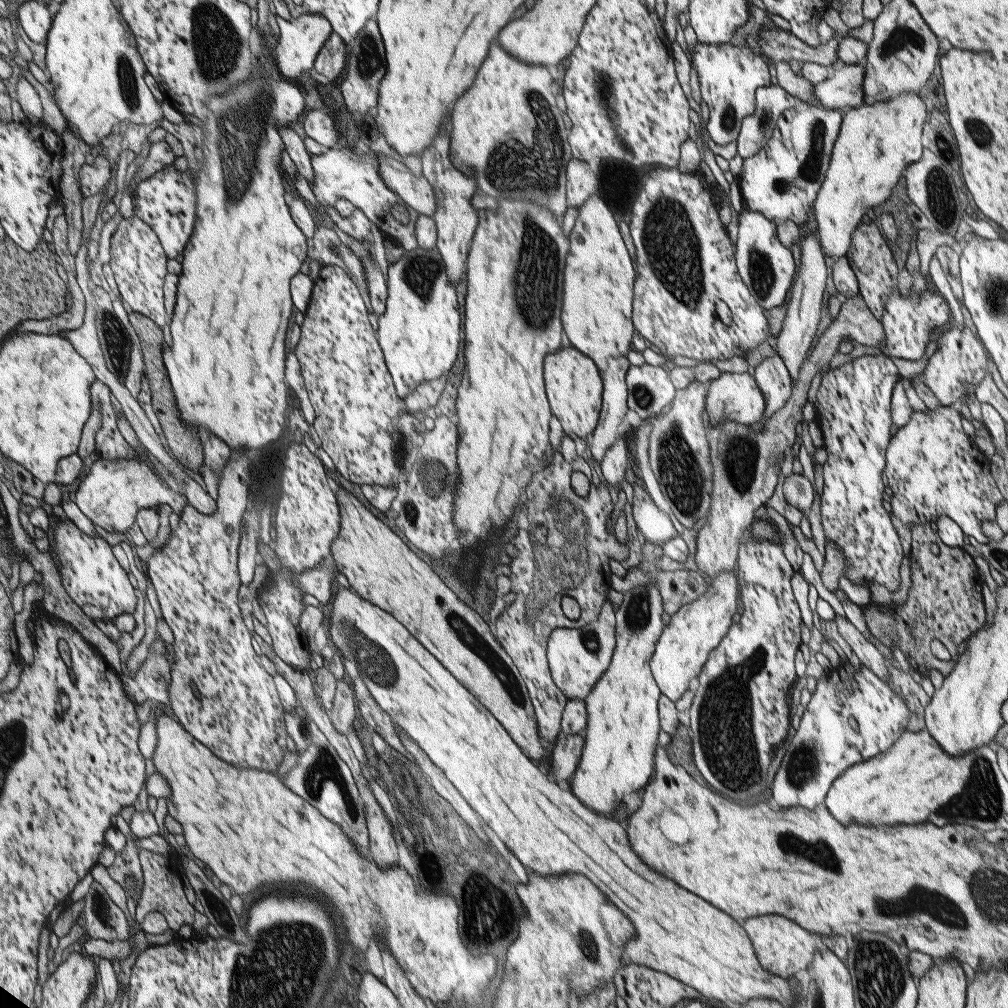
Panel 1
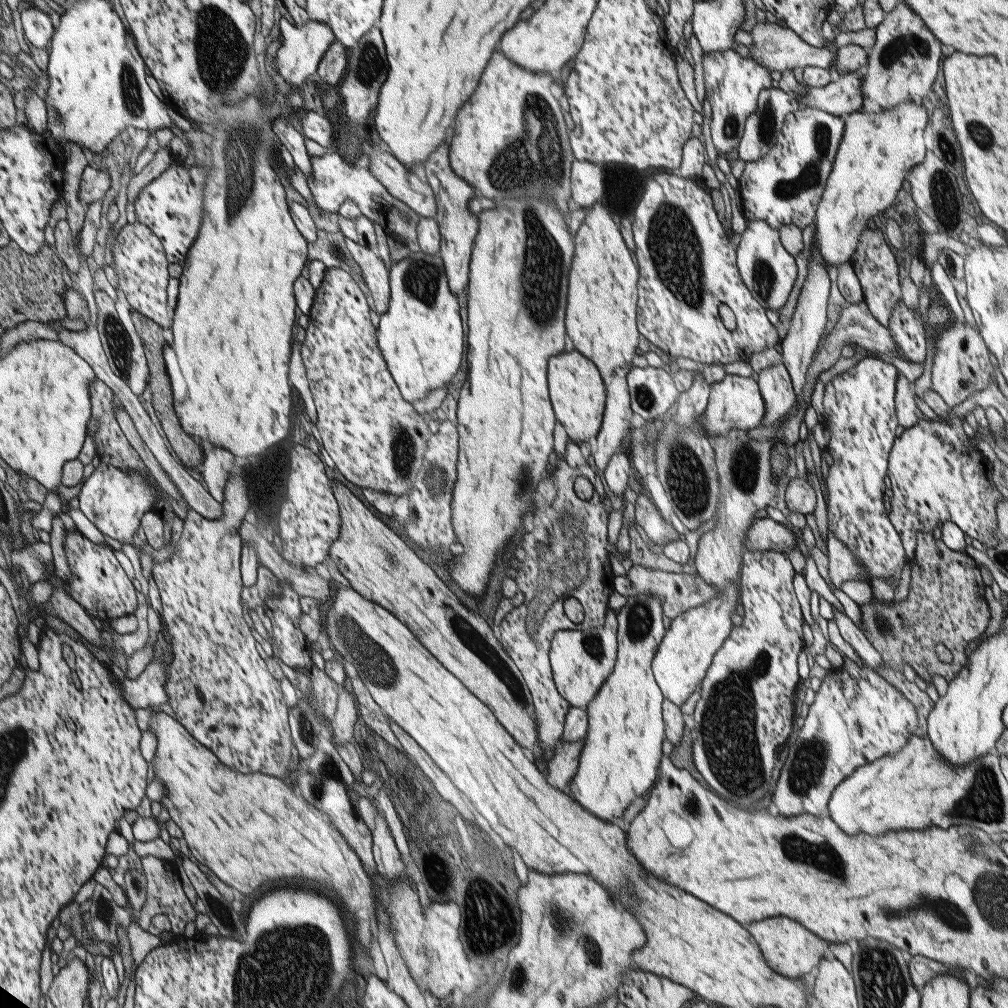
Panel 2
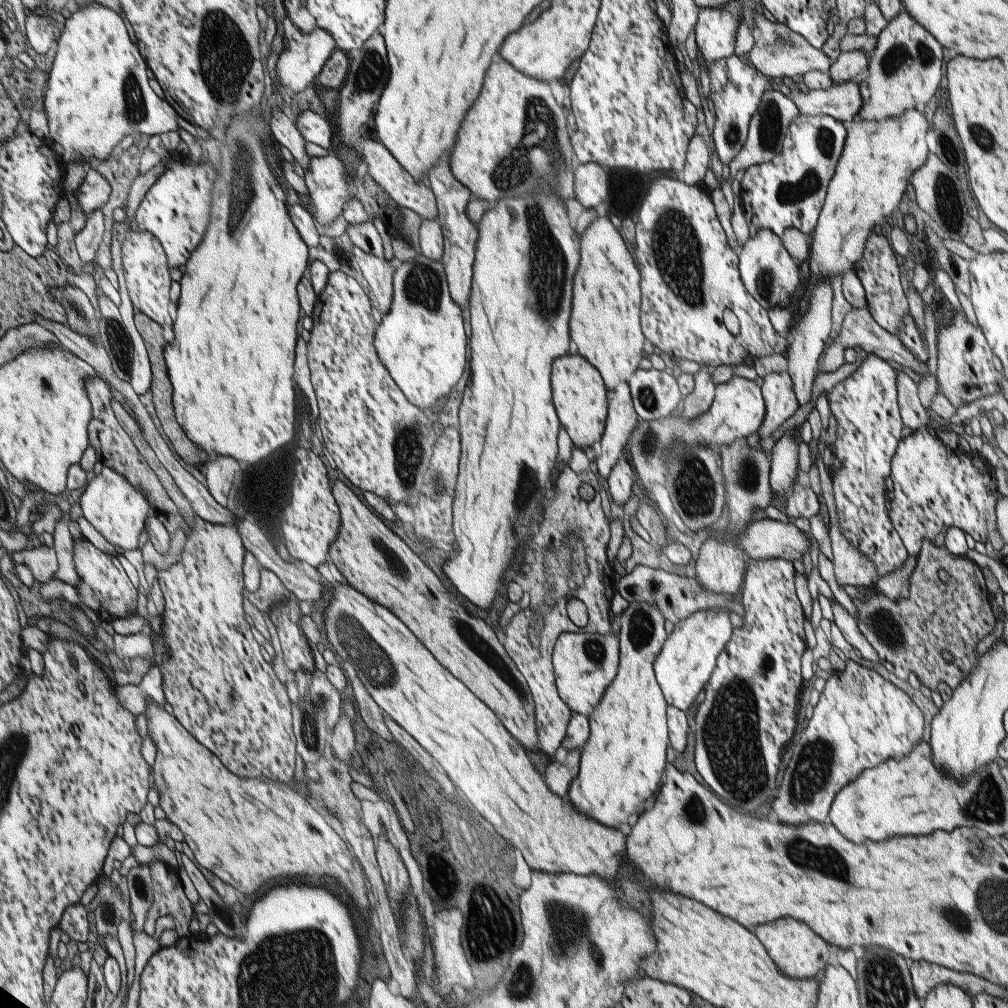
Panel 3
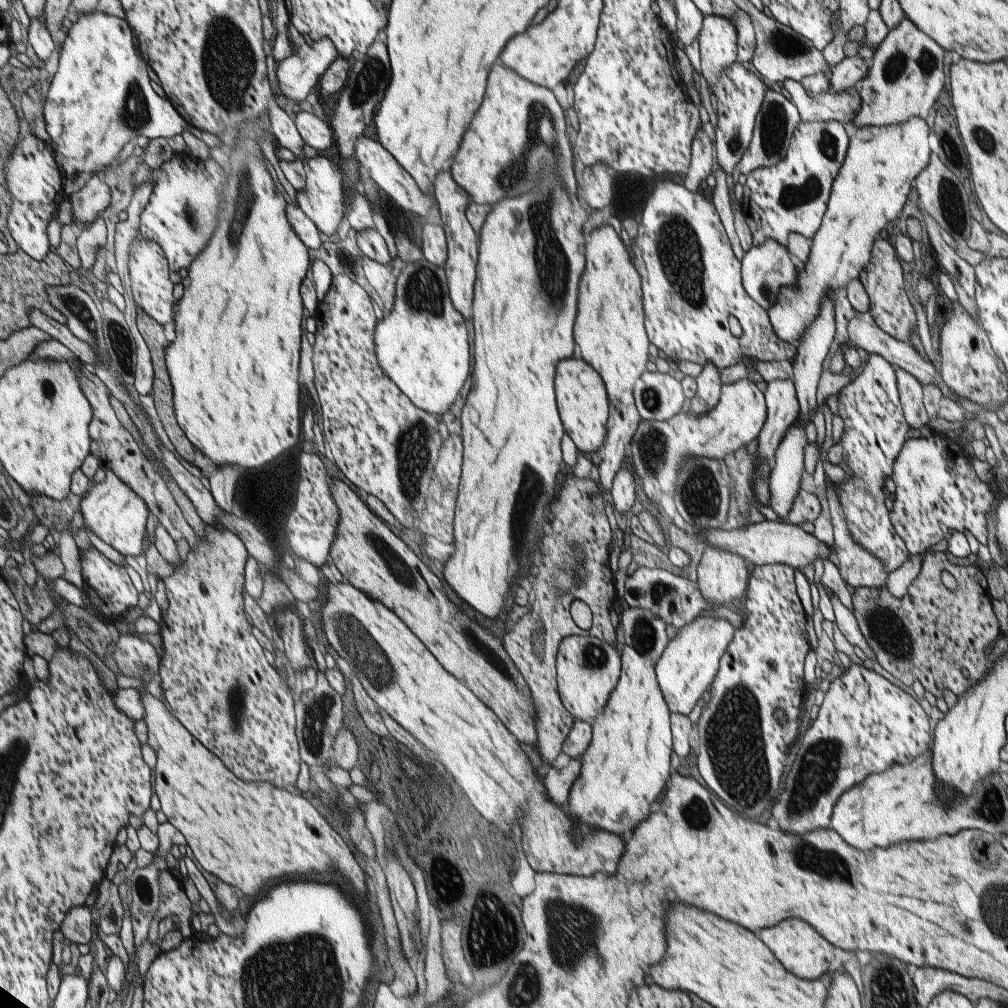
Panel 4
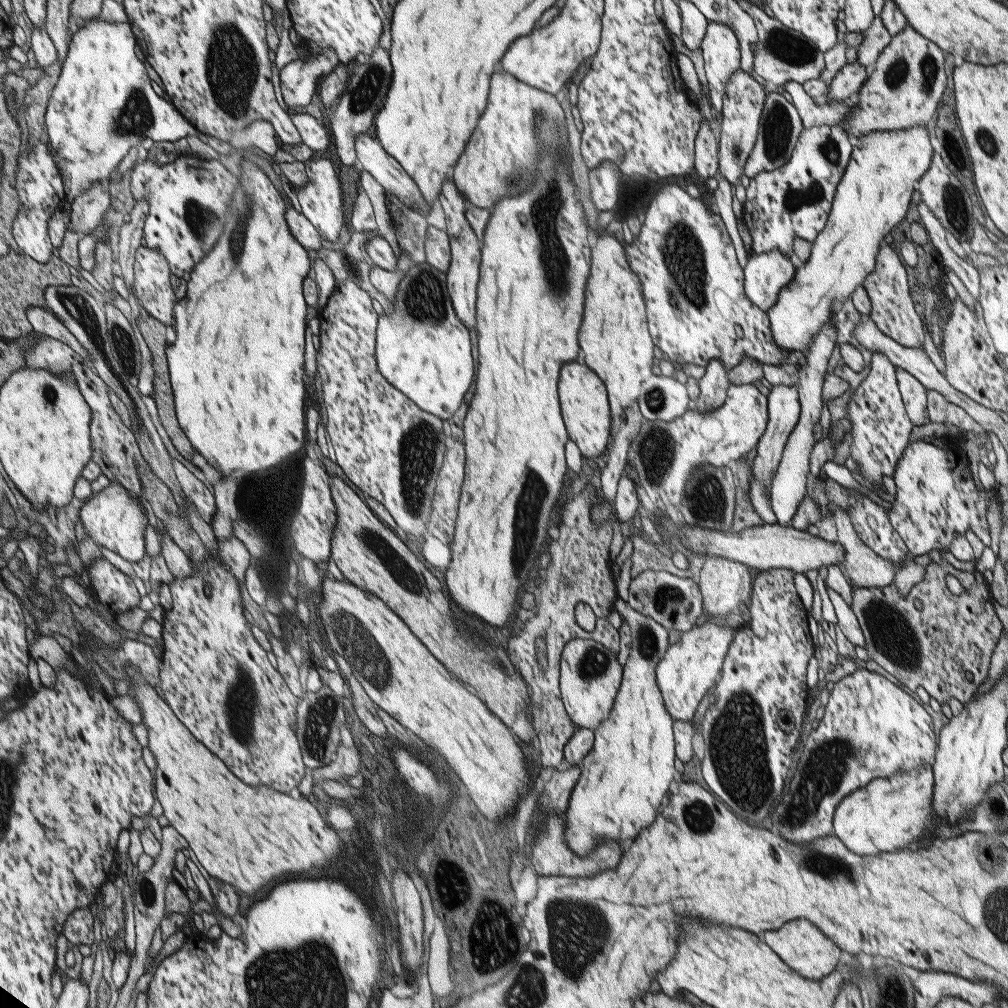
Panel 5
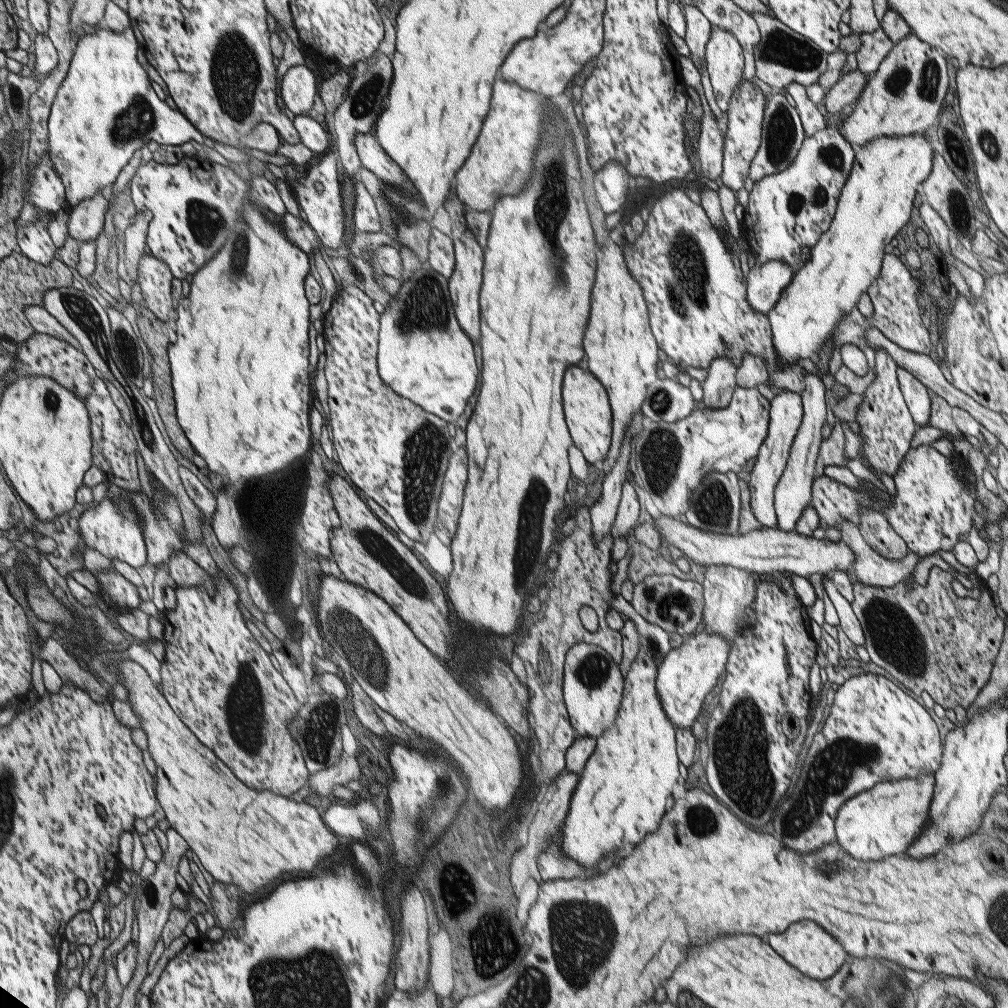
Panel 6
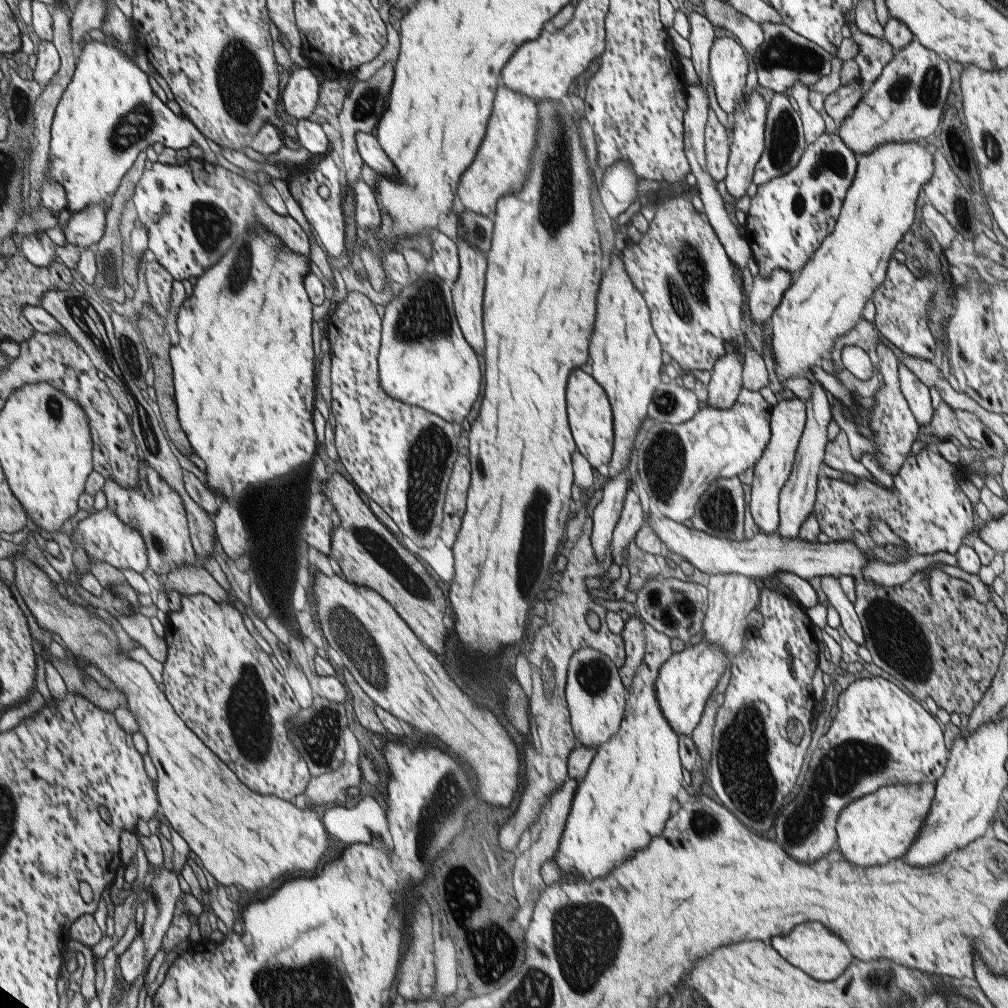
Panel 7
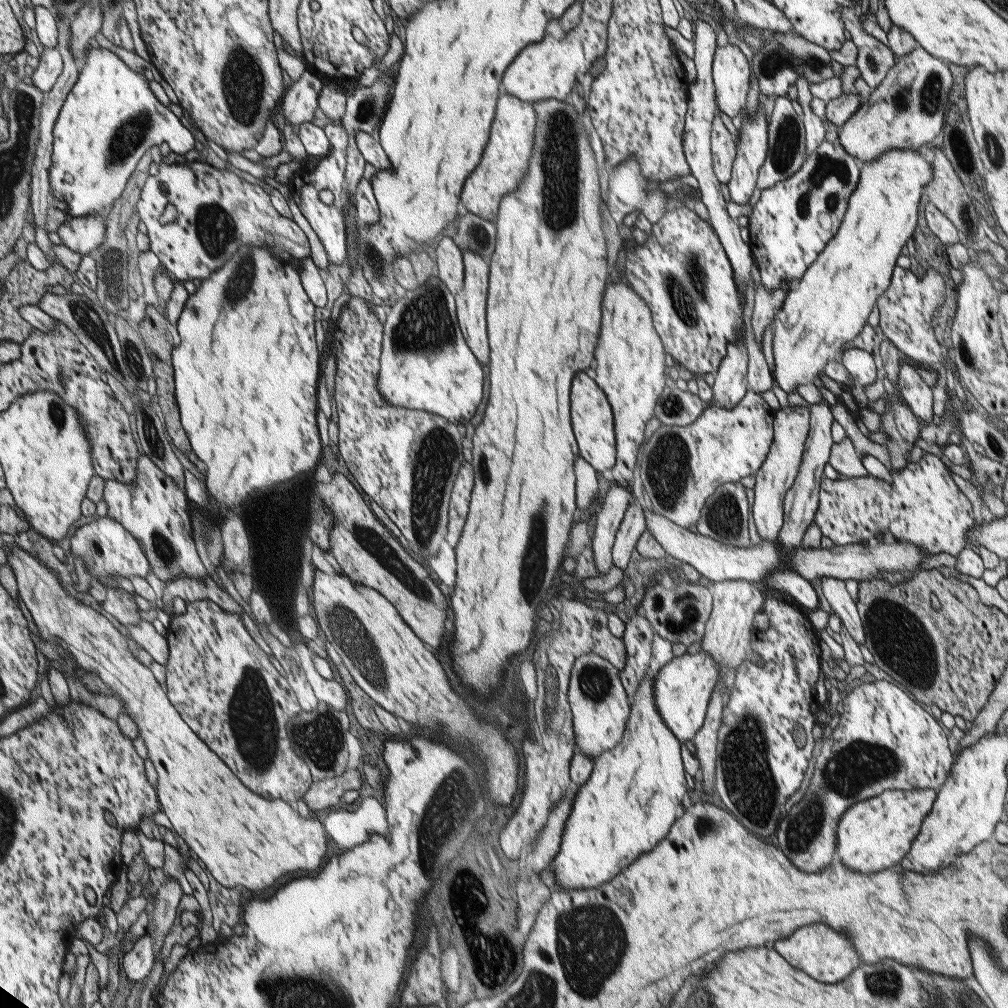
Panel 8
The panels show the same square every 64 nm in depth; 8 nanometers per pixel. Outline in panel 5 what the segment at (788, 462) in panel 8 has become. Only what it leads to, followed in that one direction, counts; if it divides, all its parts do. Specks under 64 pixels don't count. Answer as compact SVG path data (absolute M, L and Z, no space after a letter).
M772 385L767 396L768 421L766 429L757 443L756 458L752 464L752 479L750 480L749 497L755 511L766 523L776 523L775 512L770 507L769 490L771 489L772 477L777 470L785 443L788 441L789 433L799 422L801 406L797 387L794 385Z

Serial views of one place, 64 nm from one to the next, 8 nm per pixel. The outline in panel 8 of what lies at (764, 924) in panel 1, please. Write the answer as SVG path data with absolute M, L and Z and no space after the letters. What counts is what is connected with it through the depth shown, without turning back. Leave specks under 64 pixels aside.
M823 923L802 926L792 936L776 940L774 945L775 949L794 968L801 969L814 980L826 984L834 984L846 979L856 971L859 964L862 964L861 957L858 956L858 950L854 948L854 944L841 933Z

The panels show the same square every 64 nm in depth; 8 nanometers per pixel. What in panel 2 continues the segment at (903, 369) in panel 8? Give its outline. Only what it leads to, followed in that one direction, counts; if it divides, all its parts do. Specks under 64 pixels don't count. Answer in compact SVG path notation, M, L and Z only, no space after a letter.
M904 375L898 376L894 402L897 422L904 429L911 428L914 424L917 424L921 420L926 420L927 418L918 408L914 399L915 396L914 384Z

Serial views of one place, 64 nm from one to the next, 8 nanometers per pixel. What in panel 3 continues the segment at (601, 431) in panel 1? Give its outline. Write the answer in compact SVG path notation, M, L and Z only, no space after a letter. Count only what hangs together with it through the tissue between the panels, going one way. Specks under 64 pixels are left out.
M628 384L614 387L610 391L609 402L609 420L606 420L605 433L599 441L600 454L595 461L600 476L606 480L608 480L610 470L623 457L622 449L638 421Z

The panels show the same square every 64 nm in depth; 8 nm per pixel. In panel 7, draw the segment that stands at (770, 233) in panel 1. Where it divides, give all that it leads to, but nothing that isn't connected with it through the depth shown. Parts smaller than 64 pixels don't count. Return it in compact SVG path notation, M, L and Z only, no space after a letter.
M780 267L772 269L770 277L762 277L760 274L753 277L748 304L754 324L769 322L785 292L792 286L794 277L795 274Z

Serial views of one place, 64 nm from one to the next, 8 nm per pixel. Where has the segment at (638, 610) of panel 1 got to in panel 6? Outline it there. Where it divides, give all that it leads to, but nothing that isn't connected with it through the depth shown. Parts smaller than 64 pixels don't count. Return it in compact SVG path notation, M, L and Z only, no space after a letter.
M617 595L610 600L609 608L614 608L614 610L617 610L620 614L628 616L628 620L631 620L636 624L636 630L638 630L638 653L636 653L636 659L632 661L630 671L626 673L626 679L624 679L624 693L622 693L622 701L620 701L620 707L618 708L618 717L616 717L616 719L614 719L614 723L606 729L605 734L600 735L600 737L597 738L596 747L594 747L594 751L592 751L590 758L586 760L584 772L580 774L576 789L574 789L574 793L572 793L568 814L566 815L565 823L562 828L562 841L560 844L562 851L566 852L568 857L572 857L574 861L578 861L580 865L584 865L584 867L588 867L588 869L598 869L601 873L606 869L606 857L613 858L613 856L616 856L616 852L618 852L618 850L622 850L628 842L630 842L630 844L635 844L636 846L636 843L640 843L640 840L642 840L648 832L654 832L654 830L658 828L660 818L662 818L662 816L664 816L664 812L666 812L668 796L672 794L672 788L674 788L674 784L676 784L676 782L678 782L678 778L680 778L680 770L678 770L678 756L676 756L676 738L674 738L674 723L670 720L669 716L666 715L664 705L661 702L660 692L657 690L658 667L661 666L662 660L664 660L666 655L670 652L670 644L668 644L670 636L668 636L668 632L660 628L660 626L654 625L642 618L632 604L626 601L622 595Z

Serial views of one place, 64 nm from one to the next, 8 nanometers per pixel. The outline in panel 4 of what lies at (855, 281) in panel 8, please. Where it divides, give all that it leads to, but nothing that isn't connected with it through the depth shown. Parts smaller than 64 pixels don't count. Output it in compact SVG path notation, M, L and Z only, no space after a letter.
M914 115L902 123L892 125L856 127L853 121L847 124L849 150L846 151L845 162L840 167L834 183L832 183L828 209L822 217L820 229L814 233L814 238L812 238L813 246L810 256L798 276L796 286L784 288L777 304L774 304L774 307L769 310L774 332L782 340L796 345L802 339L802 335L806 334L806 327L810 327L810 323L818 315L822 296L834 294L836 289L846 288L850 280L860 278L860 271L870 261L872 243L876 242L878 237L884 239L880 236L880 231L886 227L888 222L893 222L900 215L910 193L910 188L914 185L918 175L921 174L922 169L928 166L928 158L932 152L928 148L930 126L926 122L928 120Z

